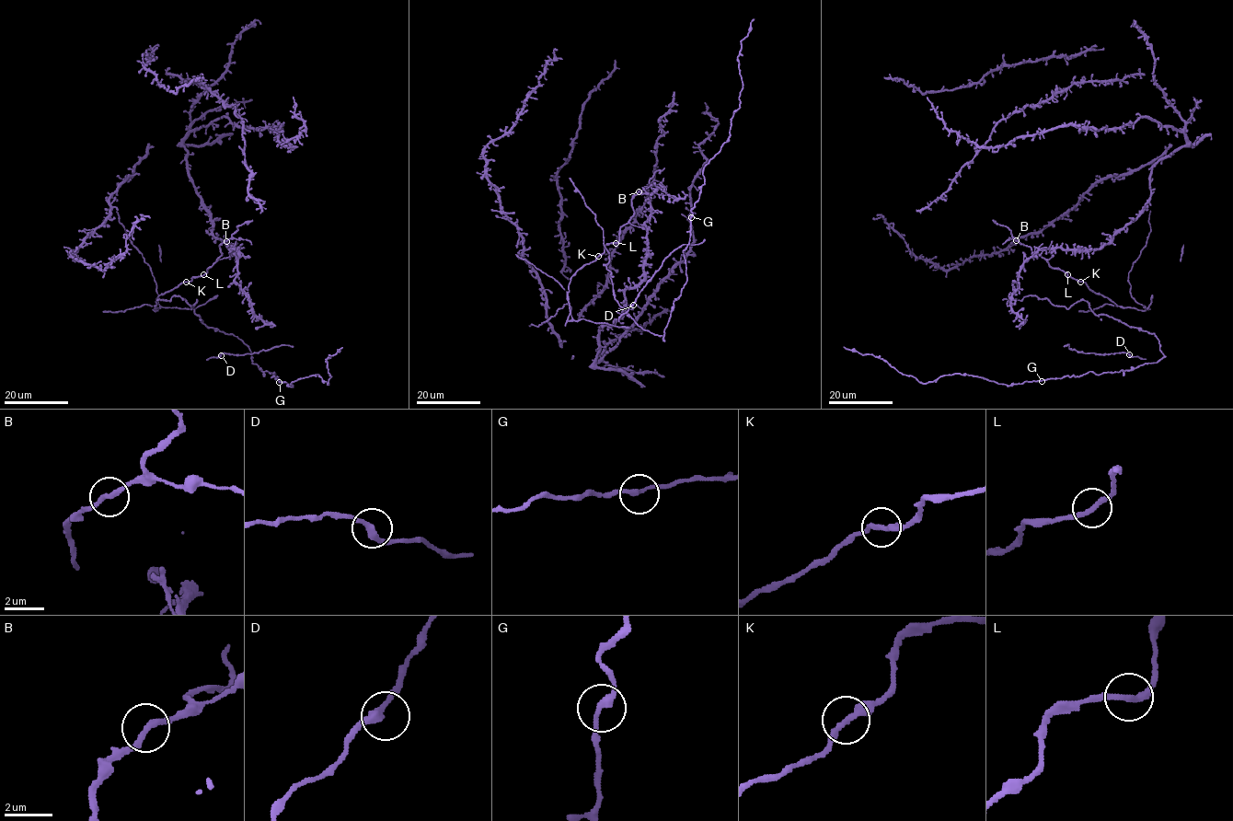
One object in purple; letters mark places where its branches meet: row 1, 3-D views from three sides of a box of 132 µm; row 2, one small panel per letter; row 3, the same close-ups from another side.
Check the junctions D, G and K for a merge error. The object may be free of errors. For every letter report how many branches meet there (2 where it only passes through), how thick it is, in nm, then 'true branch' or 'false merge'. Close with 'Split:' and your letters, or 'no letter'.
D: 2 | 300 nm | true branch
G: 2 | 240 nm | true branch
K: 2 | 280 nm | true branch
Split: no letter

